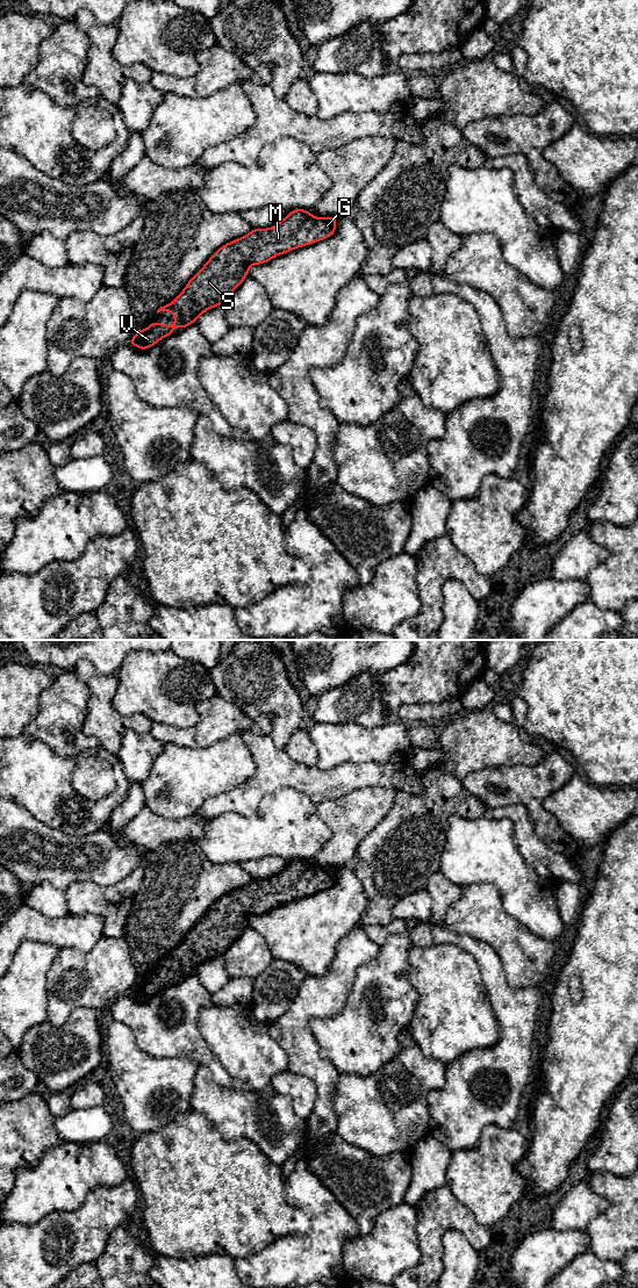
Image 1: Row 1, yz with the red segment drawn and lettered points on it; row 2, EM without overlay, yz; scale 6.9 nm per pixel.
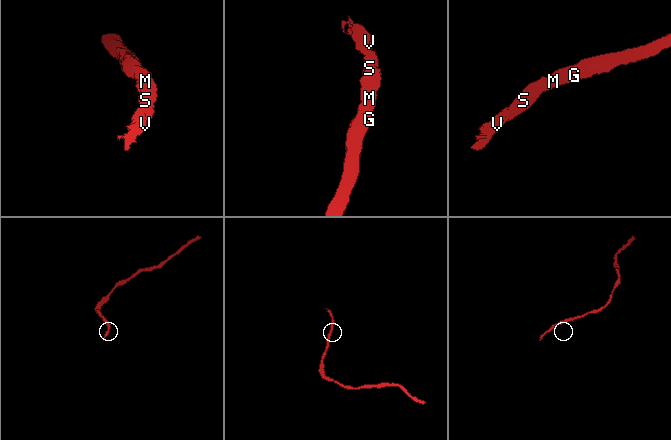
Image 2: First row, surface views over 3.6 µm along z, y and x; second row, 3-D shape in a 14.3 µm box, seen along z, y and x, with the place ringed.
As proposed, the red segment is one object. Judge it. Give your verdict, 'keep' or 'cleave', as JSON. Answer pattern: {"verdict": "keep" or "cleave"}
{"verdict": "keep"}

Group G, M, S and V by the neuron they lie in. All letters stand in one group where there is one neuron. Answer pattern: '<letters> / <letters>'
G M S V

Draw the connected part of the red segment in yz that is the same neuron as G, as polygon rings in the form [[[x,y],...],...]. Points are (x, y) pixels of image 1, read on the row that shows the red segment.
[[[296,209],[279,223],[268,229],[252,229],[250,233],[242,238],[237,238],[220,247],[205,264],[205,266],[188,281],[184,290],[173,300],[157,310],[171,311],[174,315],[174,324],[165,325],[163,322],[152,322],[148,329],[138,330],[129,341],[139,350],[146,350],[157,344],[160,339],[172,334],[174,328],[181,330],[189,324],[196,322],[198,317],[205,311],[223,304],[232,294],[232,292],[249,275],[249,267],[272,260],[275,256],[287,253],[294,249],[310,245],[329,238],[336,232],[336,222],[338,217],[315,217],[309,210]]]

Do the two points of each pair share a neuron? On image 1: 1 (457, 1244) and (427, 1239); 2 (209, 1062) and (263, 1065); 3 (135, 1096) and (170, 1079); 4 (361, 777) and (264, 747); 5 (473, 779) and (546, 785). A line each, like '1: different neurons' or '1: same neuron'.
1: different neurons
2: different neurons
3: same neuron
4: same neuron
5: same neuron

